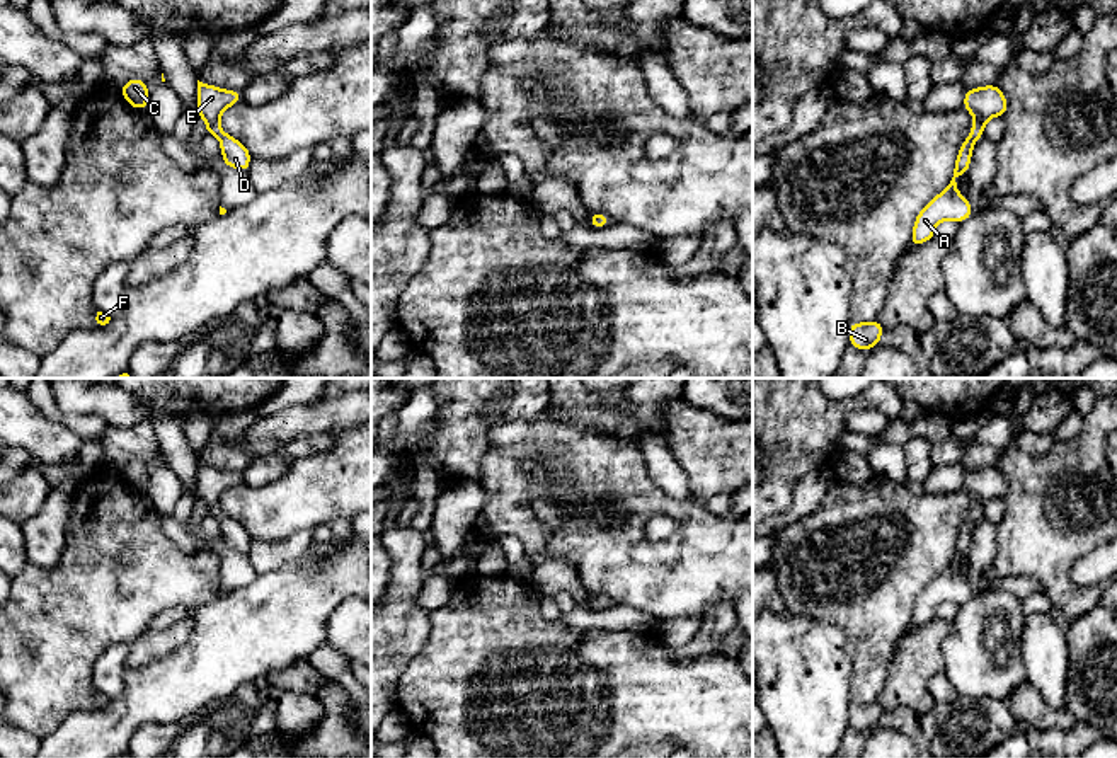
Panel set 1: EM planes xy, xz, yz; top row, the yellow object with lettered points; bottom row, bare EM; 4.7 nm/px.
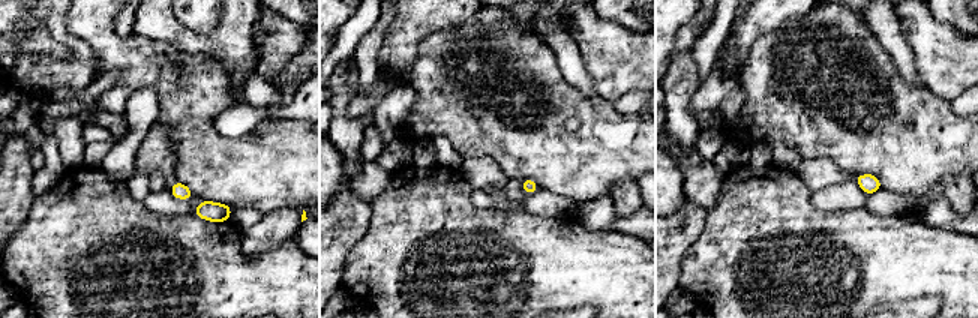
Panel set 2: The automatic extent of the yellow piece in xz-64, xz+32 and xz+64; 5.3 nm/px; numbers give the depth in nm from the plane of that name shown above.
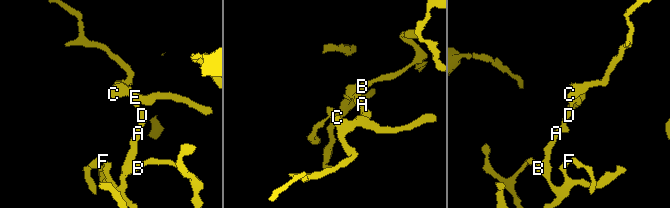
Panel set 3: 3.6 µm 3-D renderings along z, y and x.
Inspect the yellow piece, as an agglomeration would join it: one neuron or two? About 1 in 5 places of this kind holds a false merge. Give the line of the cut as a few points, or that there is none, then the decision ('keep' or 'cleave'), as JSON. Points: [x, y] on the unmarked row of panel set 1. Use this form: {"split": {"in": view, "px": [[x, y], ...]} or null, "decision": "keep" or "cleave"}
{"split": null, "decision": "keep"}

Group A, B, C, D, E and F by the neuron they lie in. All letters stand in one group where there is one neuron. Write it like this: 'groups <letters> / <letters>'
groups A B C D E F

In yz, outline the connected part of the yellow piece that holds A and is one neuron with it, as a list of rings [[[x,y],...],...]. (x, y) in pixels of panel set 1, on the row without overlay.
[[[986,467],[967,472],[962,489],[974,497],[971,516],[959,530],[950,566],[918,594],[911,617],[911,629],[935,618],[935,608],[940,603],[955,601],[962,605],[974,594],[965,577],[957,574],[955,560],[969,552],[972,530],[976,523],[982,520],[986,502],[994,497],[1005,499],[1008,485],[998,467]]]

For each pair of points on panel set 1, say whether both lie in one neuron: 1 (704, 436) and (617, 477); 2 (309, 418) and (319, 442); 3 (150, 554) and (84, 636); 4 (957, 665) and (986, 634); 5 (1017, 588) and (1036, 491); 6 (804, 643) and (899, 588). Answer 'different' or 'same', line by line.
1: different
2: different
3: same
4: same
5: different
6: different

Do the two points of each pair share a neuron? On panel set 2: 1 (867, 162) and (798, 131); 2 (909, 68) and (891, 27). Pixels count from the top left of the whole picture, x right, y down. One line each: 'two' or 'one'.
1: one
2: one

